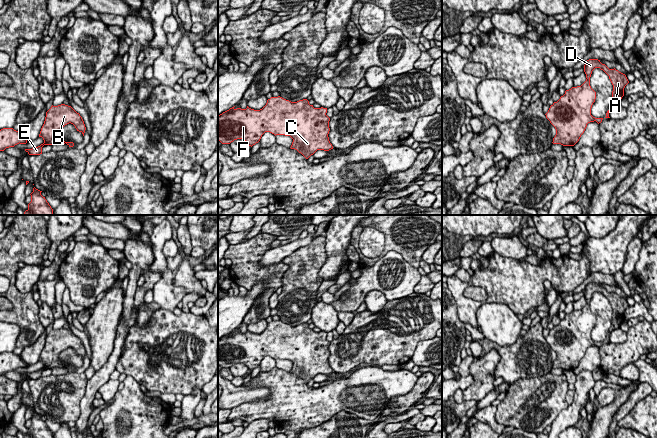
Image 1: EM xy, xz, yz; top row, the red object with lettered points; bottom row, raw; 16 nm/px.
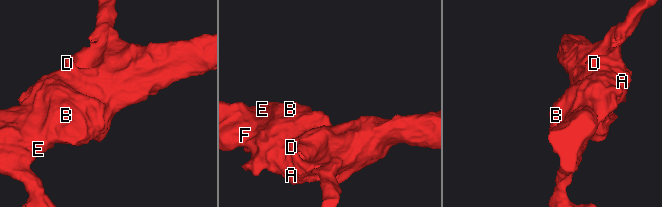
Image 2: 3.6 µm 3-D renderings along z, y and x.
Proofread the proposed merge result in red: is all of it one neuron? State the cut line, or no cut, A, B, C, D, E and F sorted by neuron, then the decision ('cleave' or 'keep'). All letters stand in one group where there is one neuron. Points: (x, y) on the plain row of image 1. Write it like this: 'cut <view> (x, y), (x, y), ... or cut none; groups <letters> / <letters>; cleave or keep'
cut none; groups A B C D E F; keep

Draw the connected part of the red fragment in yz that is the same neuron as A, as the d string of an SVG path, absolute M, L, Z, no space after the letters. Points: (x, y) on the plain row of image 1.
M589 283L584 289L586 305L577 311L565 315L557 326L554 326L546 342L556 353L553 368L574 370L584 357L587 348L596 345L598 348L603 342L595 342L591 339L591 332L596 323L596 316L590 310L590 301L595 292L600 292L608 300L613 309L610 331L620 328L624 320L624 312L629 307L625 298L618 294L609 293L598 283Z

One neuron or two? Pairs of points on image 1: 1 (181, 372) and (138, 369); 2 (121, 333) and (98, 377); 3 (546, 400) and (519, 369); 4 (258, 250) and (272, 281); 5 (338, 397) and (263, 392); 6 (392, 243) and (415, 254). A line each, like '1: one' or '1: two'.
1: one
2: one
3: two
4: one
5: two
6: one

